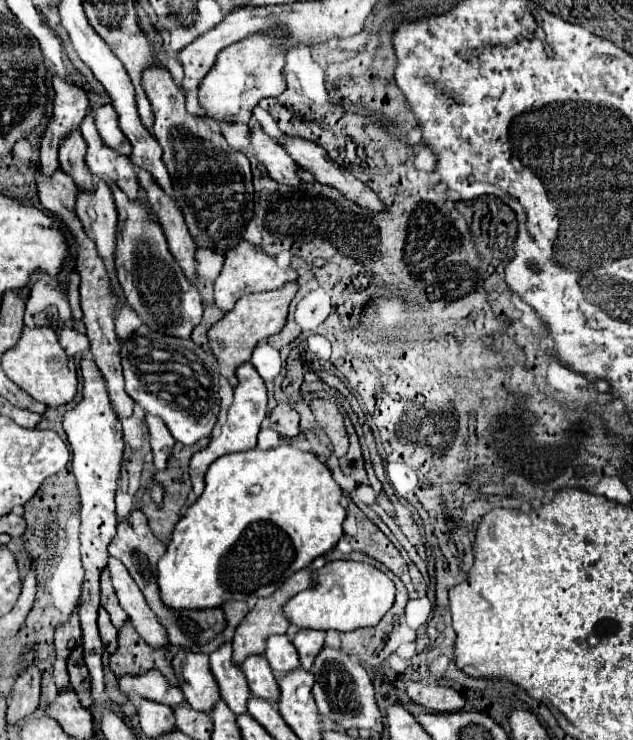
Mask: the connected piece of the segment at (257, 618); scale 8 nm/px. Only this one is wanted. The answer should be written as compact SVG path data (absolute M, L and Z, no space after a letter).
M302 569L302 571L296 571L286 583L282 583L282 587L278 587L278 591L274 591L270 597L262 597L262 599L258 599L258 603L256 603L256 607L244 617L244 621L238 625L238 629L236 629L236 635L234 635L234 641L232 641L232 649L234 649L234 653L232 653L232 663L234 665L242 665L242 661L246 659L246 657L250 657L250 655L264 655L264 651L266 651L266 639L270 637L270 635L282 635L282 633L286 633L286 629L288 629L288 619L284 617L284 613L282 613L282 607L284 607L284 603L290 599L290 597L294 597L296 593L300 593L300 591L304 591L308 585L310 585L310 579L312 577L312 573L308 571L308 569Z

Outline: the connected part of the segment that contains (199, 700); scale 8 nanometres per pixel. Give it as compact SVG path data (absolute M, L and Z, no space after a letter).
M178 651L172 665L190 707L202 713L212 713L214 705L220 701L220 691L210 671L208 657L204 653Z

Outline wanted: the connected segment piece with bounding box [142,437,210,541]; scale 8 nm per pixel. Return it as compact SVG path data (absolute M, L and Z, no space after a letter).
M210 437L200 439L196 445L190 445L190 447L186 447L186 445L182 445L182 443L176 443L176 445L174 445L174 451L172 451L172 455L170 455L170 459L168 459L166 471L154 475L154 481L158 481L158 483L162 485L162 489L164 489L164 499L162 499L162 505L160 505L160 507L156 507L156 503L152 503L152 499L144 499L142 511L144 511L144 515L148 517L148 523L150 523L154 535L156 535L158 539L164 539L164 541L170 539L172 529L174 529L174 525L178 523L178 519L180 519L180 515L182 515L182 507L186 505L186 497L188 497L188 493L190 493L190 489L192 489L192 485L190 485L190 475L188 475L190 457L192 457L196 451L204 449L204 447L208 445L208 441L210 441Z

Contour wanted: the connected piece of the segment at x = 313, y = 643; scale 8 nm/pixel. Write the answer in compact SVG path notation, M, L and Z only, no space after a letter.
M298 631L298 635L294 637L294 647L298 649L300 653L300 665L302 669L310 669L316 655L320 653L320 649L324 647L324 637L326 633L324 631Z

